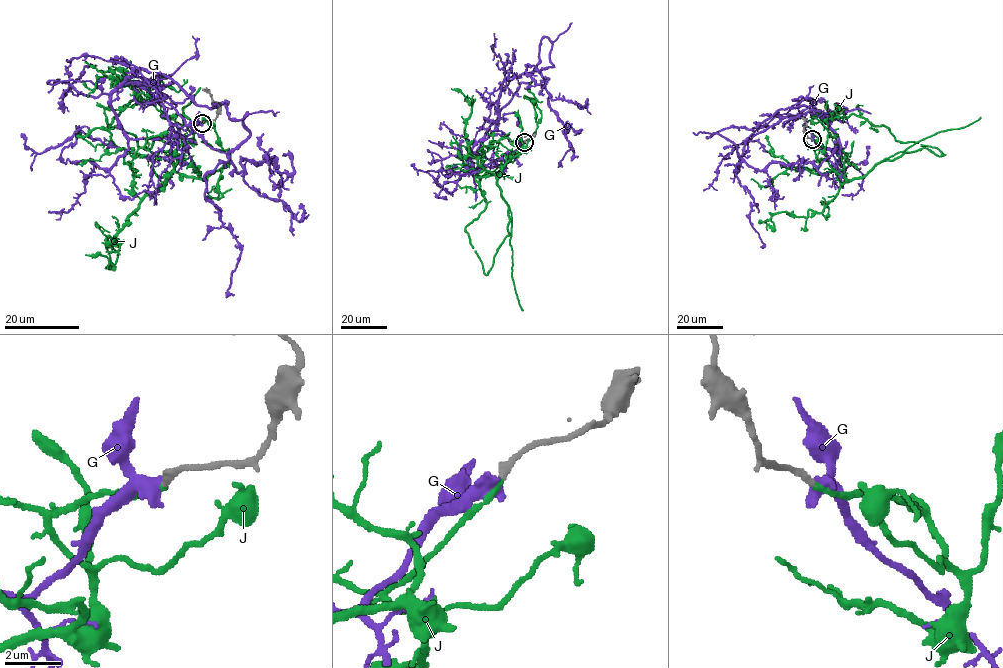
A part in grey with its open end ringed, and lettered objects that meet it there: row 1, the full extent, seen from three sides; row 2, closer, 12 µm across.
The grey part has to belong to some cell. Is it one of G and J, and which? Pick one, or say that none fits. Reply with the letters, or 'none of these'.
J

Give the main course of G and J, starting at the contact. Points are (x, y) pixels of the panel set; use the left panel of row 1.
G: (203, 122), (131, 139), (111, 95), (129, 77), (160, 86), (238, 172), (276, 166), (263, 133)
J: (203, 122), (187, 128), (193, 140), (175, 152), (173, 170), (159, 187), (181, 157), (183, 108), (199, 87)

